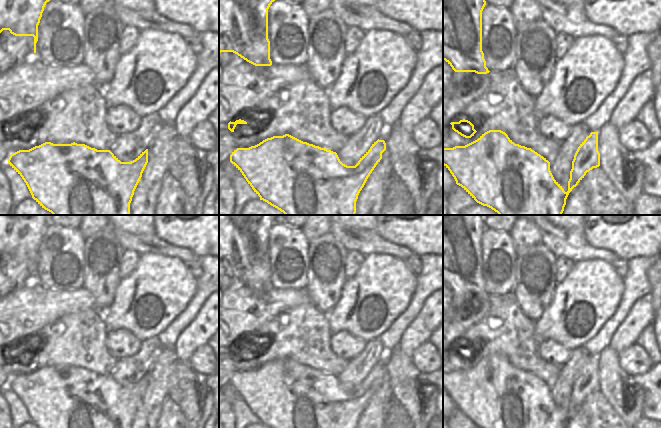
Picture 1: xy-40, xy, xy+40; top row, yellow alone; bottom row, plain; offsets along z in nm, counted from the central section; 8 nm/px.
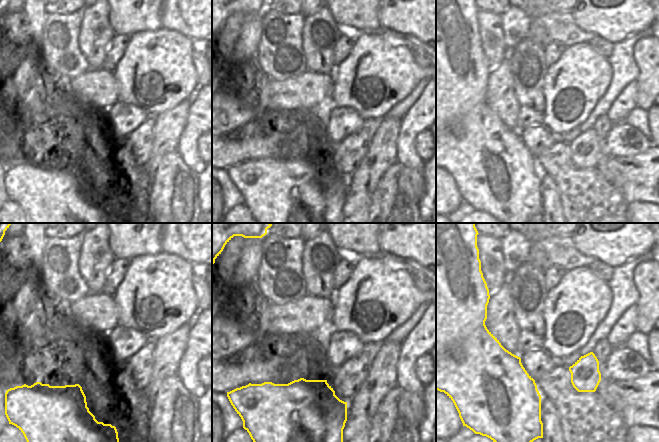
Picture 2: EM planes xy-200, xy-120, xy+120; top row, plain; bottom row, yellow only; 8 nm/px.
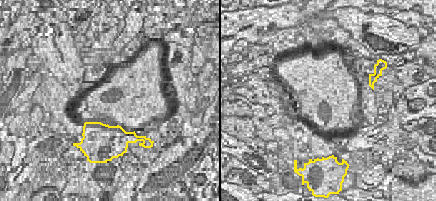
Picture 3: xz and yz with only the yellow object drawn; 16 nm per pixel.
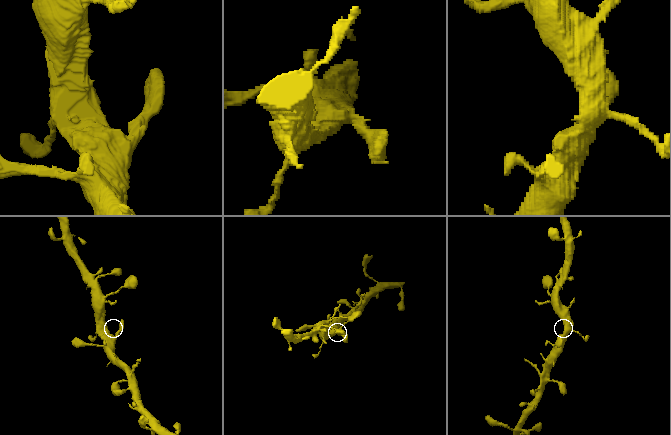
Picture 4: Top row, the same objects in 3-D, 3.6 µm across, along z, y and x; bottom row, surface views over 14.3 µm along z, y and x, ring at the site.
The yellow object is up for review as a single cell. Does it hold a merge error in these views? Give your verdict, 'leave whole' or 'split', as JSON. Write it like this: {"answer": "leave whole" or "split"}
{"answer": "leave whole"}

